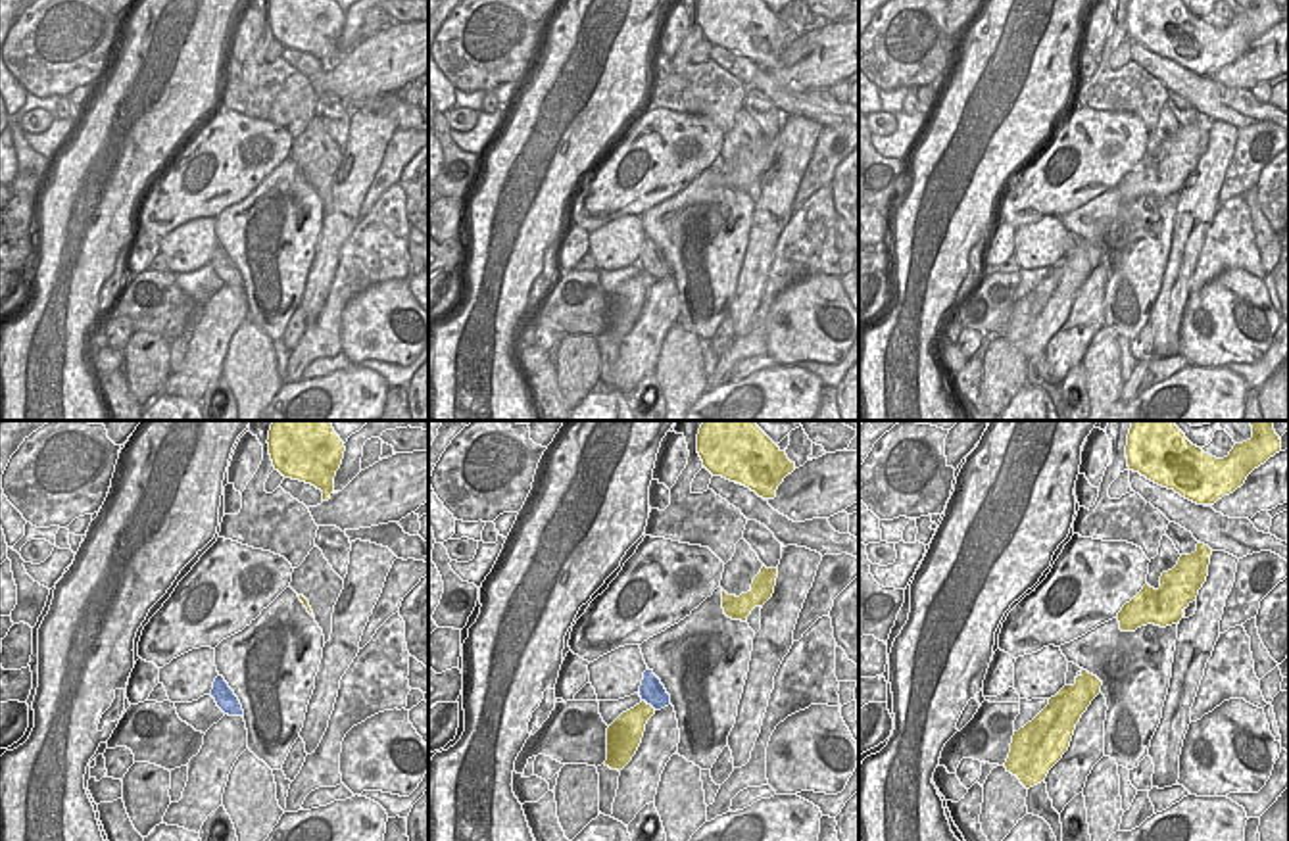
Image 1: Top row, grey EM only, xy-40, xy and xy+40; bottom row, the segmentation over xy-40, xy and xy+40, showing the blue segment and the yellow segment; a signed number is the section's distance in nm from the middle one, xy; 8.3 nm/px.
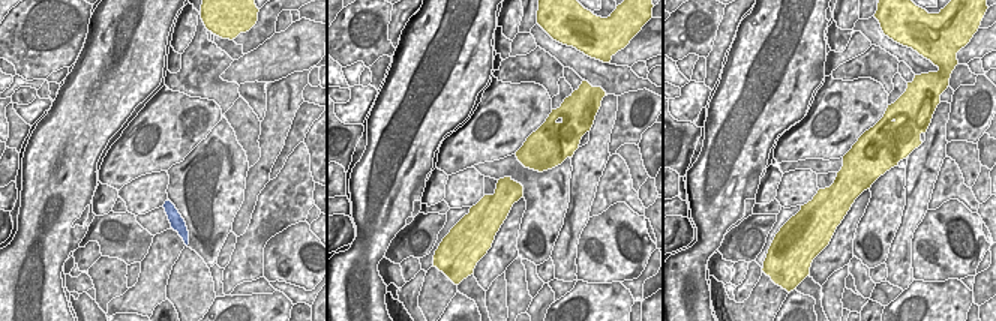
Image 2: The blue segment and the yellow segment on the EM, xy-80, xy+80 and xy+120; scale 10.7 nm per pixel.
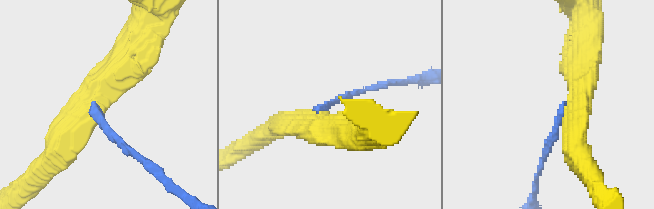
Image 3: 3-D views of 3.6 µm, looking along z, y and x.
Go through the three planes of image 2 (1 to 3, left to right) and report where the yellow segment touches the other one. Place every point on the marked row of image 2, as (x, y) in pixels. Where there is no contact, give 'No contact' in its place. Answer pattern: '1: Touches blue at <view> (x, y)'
1: No contact
2: No contact
3: No contact

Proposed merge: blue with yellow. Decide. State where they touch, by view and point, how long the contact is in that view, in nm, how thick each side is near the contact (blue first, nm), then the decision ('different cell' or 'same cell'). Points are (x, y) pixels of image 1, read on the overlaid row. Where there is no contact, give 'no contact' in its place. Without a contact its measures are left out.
contact xy (650, 703); length 150 nm; calibres 200 and 240 nm; different cell

